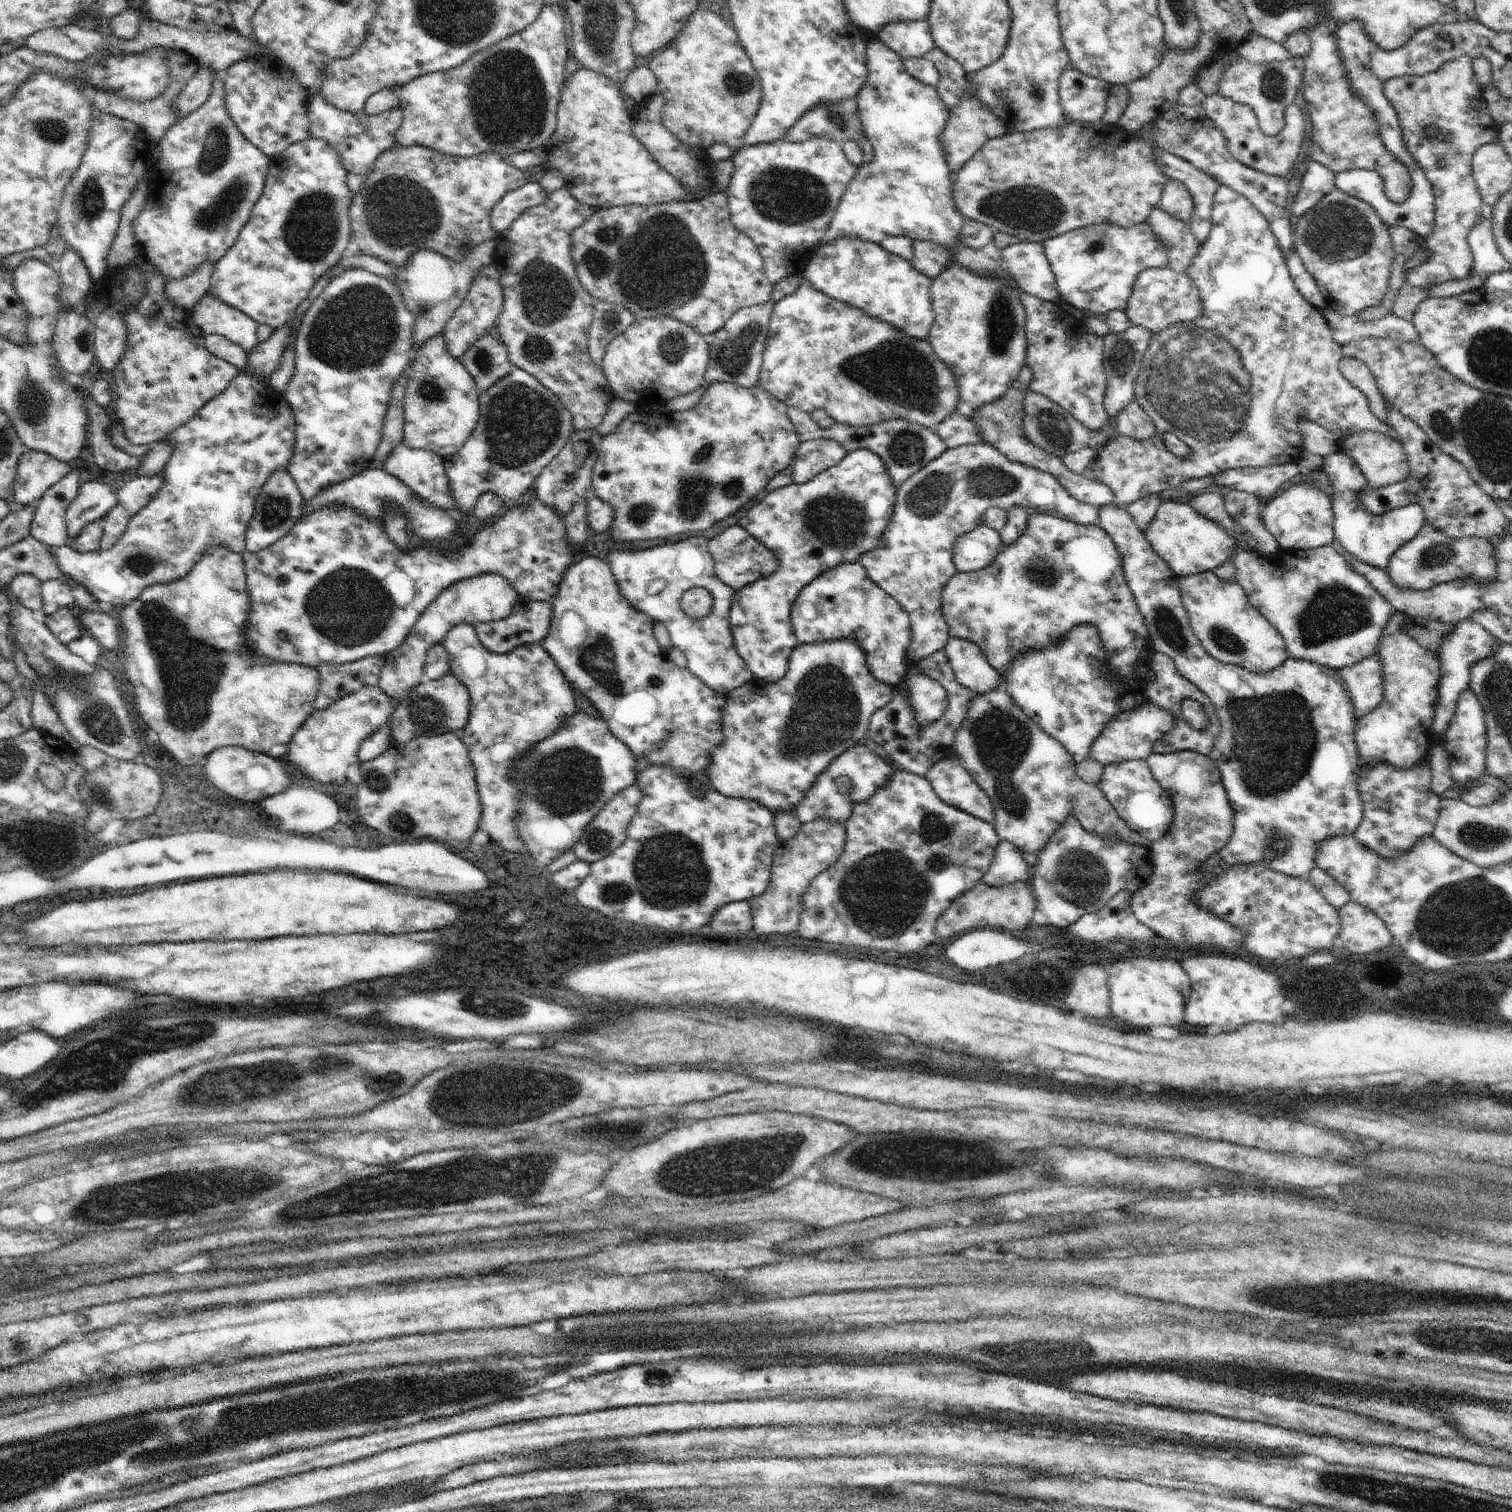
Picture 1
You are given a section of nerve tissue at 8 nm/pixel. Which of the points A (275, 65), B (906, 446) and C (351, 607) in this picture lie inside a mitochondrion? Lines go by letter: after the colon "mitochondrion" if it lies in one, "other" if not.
A: other
B: mitochondrion
C: mitochondrion

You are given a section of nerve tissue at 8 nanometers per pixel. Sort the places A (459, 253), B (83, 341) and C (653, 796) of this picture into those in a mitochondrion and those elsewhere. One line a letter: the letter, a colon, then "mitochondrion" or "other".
A: other
B: other
C: other

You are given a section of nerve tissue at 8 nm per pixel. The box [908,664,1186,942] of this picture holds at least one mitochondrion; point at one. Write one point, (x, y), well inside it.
(1002, 742)

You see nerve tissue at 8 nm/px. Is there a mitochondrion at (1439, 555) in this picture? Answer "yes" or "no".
yes

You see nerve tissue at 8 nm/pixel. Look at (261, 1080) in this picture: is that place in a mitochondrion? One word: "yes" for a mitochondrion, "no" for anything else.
yes

